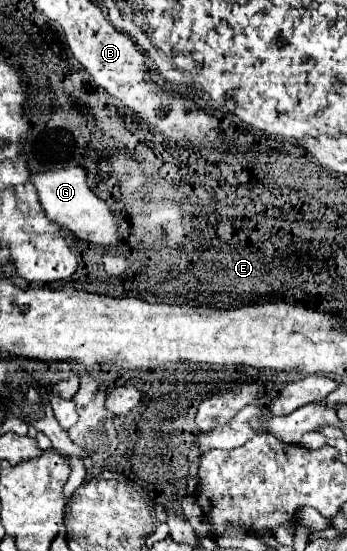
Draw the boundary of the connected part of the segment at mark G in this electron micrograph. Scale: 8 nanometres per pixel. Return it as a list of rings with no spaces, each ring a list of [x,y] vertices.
[[[82,167],[54,169],[44,173],[32,173],[30,183],[38,191],[38,201],[46,213],[46,217],[60,227],[74,233],[78,239],[92,241],[96,245],[116,245],[118,241],[118,219],[108,209],[104,201],[100,201],[92,189],[86,185],[86,171]]]

